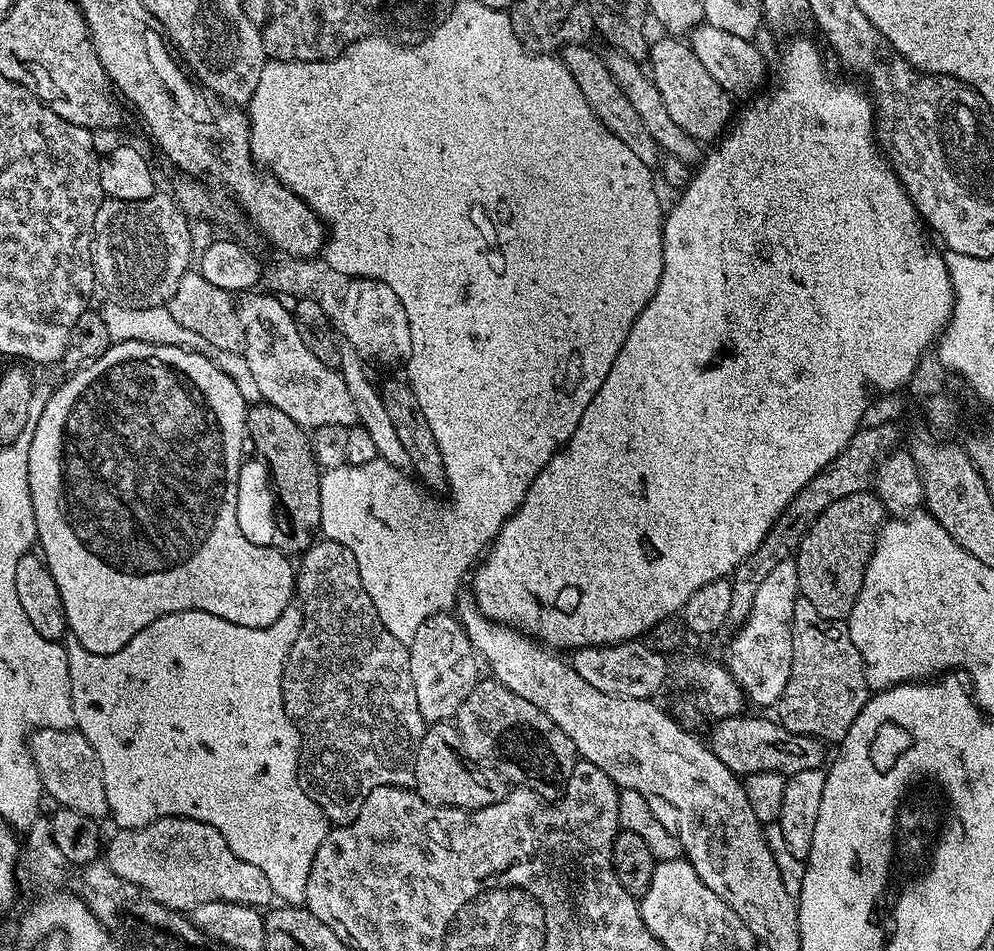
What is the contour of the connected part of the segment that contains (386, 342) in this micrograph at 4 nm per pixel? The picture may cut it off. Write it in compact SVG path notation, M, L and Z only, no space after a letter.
M360 277L350 279L338 324L341 335L344 334L346 338L345 343L366 362L403 367L413 353L406 310L403 309L398 294L384 282Z

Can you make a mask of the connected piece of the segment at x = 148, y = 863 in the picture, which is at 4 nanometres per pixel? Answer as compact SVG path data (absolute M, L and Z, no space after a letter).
M163 816L141 828L122 828L113 831L112 841L106 844L106 859L110 870L118 874L126 882L138 886L147 896L154 898L167 908L176 912L191 913L194 906L202 906L202 902L225 900L235 904L245 904L251 908L267 909L274 897L270 890L270 881L258 866L250 866L250 862L242 862L230 846L226 846L226 838L201 820L191 820L185 816Z

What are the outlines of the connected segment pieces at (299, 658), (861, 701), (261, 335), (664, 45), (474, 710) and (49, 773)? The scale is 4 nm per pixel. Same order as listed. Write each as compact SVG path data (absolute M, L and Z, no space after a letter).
M320 538L299 560L294 596L304 613L304 621L284 663L284 709L300 732L302 790L323 810L325 820L339 826L350 823L362 810L362 802L366 802L370 790L378 790L378 786L415 785L416 755L426 725L422 710L418 710L414 678L410 678L408 645L398 642L382 626L370 594L362 586L354 554L338 542Z
M797 599L792 615L792 665L786 690L778 701L779 723L794 734L839 742L866 706L869 695L862 654L858 654L847 627L839 620L822 618L810 602Z
M260 290L249 291L239 297L236 309L244 331L242 355L250 362L261 401L273 404L305 430L314 430L319 424L355 425L354 398L350 398L350 390L346 390L339 371L326 367L310 354L310 346L302 342L289 305L284 305L279 295L267 295L263 296Z
M667 34L661 35L661 40L653 39L650 51L646 57L647 63L652 63L650 75L658 86L658 94L662 94L662 102L666 110L686 134L690 134L701 142L719 141L729 127L734 116L732 108L733 97L714 78L710 78L710 70L698 62L692 52L691 43Z
M481 678L476 681L474 690L470 690L470 694L466 694L466 702L462 702L462 706L458 710L454 723L458 730L458 734L462 738L464 755L472 761L473 765L488 766L484 764L492 764L493 769L491 768L491 771L495 773L497 777L503 778L509 785L526 787L534 794L538 794L542 797L543 800L549 802L555 801L557 797L563 793L564 785L567 784L572 776L572 771L578 759L576 747L574 746L574 742L570 742L570 738L566 738L566 734L562 734L562 730L558 730L558 726L554 722L550 722L550 718L546 718L546 714L542 714L542 710L538 710L538 706L534 706L534 702L526 702L526 698L518 698L518 694L506 690L506 686L502 686L494 678Z
M38 728L28 737L28 748L32 751L34 766L38 766L40 781L47 799L57 800L61 808L78 810L93 818L109 815L106 802L106 786L102 782L102 766L94 746L86 742L79 730L70 728Z

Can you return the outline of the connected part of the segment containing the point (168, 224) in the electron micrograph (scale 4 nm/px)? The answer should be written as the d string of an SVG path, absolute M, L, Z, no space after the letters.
M157 194L138 202L105 198L94 218L92 231L92 269L96 271L97 281L137 308L165 307L174 290L178 290L182 274L190 271L191 264L188 263L191 260L193 263L192 227L189 217L171 195Z

